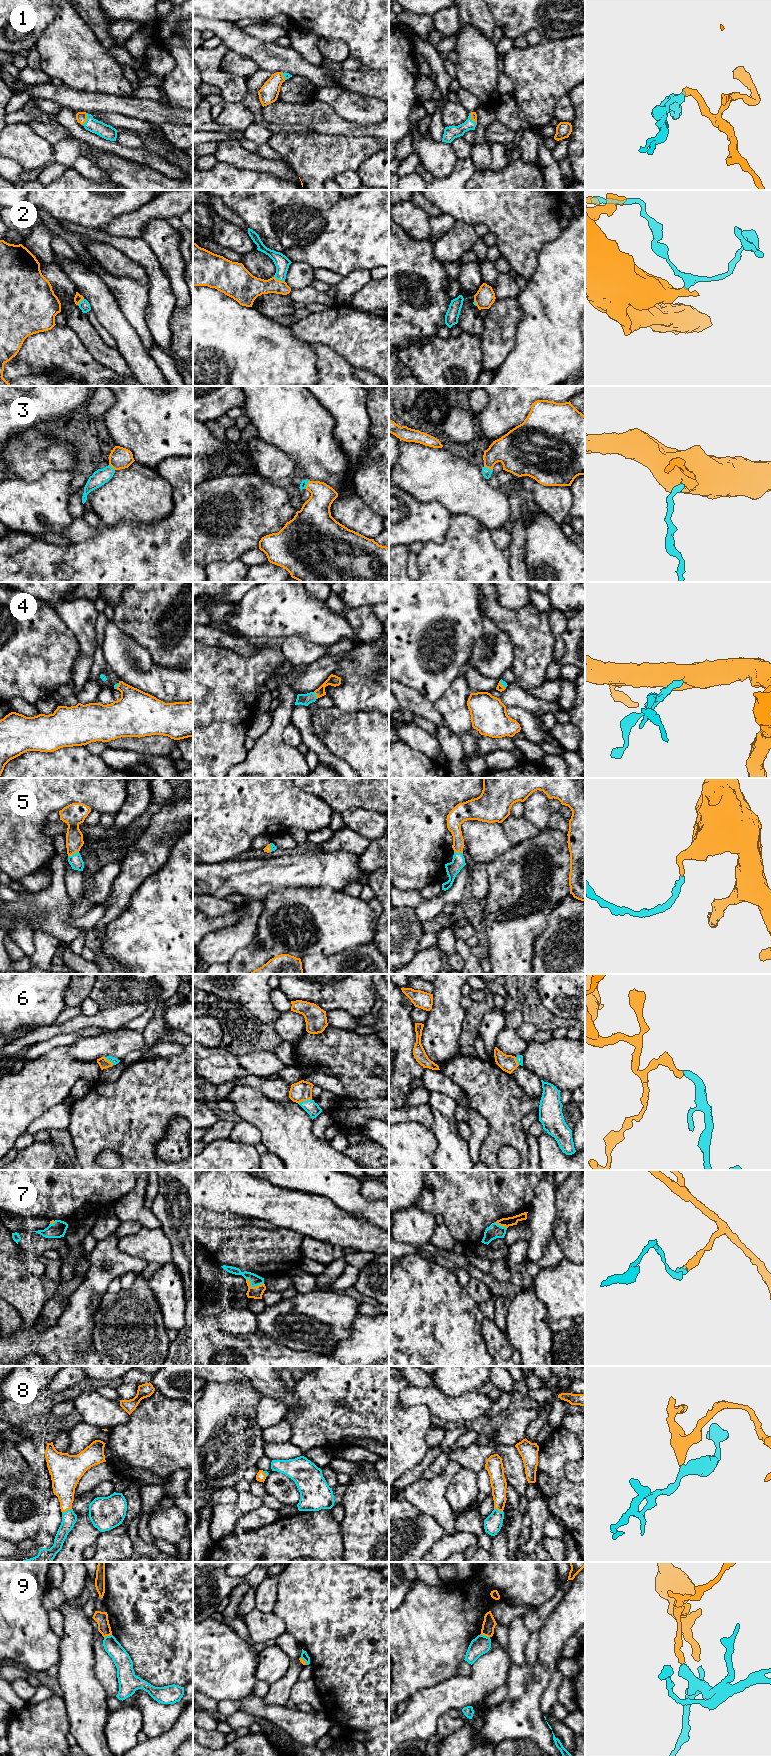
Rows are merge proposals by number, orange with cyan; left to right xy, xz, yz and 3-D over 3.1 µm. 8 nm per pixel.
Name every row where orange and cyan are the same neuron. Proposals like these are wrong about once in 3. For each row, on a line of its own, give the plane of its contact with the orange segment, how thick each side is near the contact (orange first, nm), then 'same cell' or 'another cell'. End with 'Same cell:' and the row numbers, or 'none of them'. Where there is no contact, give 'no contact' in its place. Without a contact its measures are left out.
1: meets orange in xy; 90 nm thick on the orange side, 120 nm on the other; same cell
2: meets orange in xz; 200 nm thick on the orange side, 120 nm on the other; same cell
3: meets orange in xz; 240 nm thick on the orange side, 50 nm on the other; same cell
4: meets orange in xz; 90 nm thick on the orange side, 100 nm on the other; same cell
5: meets orange in xy; 140 nm thick on the orange side, 110 nm on the other; same cell
6: meets orange in xz; 160 nm thick on the orange side, 110 nm on the other; same cell
7: meets orange in xz; 100 nm thick on the orange side, 90 nm on the other; same cell
8: meets orange in xy; 200 nm thick on the orange side, 120 nm on the other; same cell
9: meets orange in yz; 110 nm thick on the orange side, 150 nm on the other; another cell
Same cell: 1, 2, 3, 4, 5, 6, 7, 8

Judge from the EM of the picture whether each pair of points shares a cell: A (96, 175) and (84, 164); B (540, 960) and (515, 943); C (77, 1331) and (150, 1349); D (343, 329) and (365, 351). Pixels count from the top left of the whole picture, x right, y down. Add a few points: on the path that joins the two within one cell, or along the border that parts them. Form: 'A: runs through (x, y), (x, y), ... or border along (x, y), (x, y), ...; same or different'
A: runs through (93, 172), (87, 167); same
B: border along (542, 933), (535, 940), (532, 963); different
C: border along (92, 1314), (93, 1346), (99, 1355); different
D: runs through (348, 334), (360, 346); same

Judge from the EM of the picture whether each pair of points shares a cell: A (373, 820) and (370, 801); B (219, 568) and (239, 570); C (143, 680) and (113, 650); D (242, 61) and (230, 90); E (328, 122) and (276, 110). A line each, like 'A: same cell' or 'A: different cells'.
A: different cells
B: same cell
C: same cell
D: different cells
E: same cell

